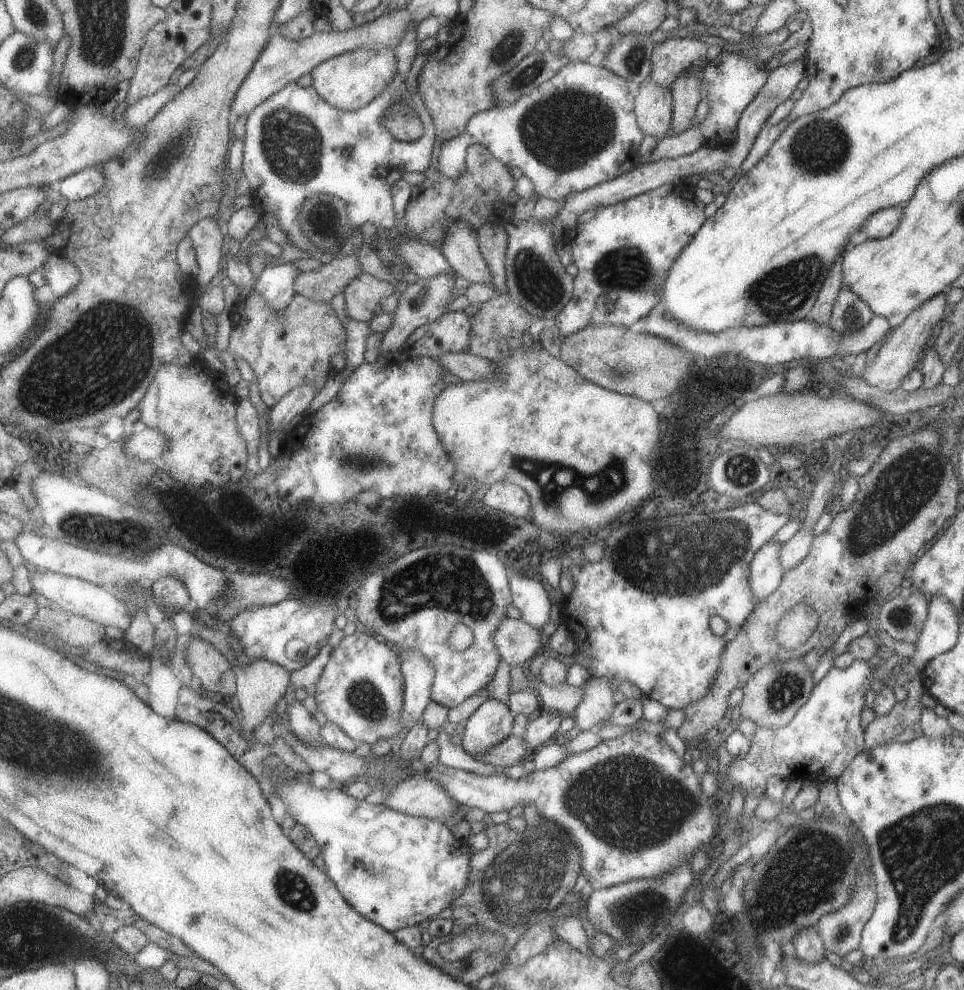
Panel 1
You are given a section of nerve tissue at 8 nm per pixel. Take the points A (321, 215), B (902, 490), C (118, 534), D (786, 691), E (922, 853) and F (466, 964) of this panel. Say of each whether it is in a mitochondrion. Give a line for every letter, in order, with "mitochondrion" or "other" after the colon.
A: mitochondrion
B: mitochondrion
C: mitochondrion
D: mitochondrion
E: mitochondrion
F: other

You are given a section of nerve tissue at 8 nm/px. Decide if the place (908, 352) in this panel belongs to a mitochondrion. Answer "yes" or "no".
no

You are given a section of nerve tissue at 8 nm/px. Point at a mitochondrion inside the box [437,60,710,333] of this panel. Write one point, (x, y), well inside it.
(564, 131)

